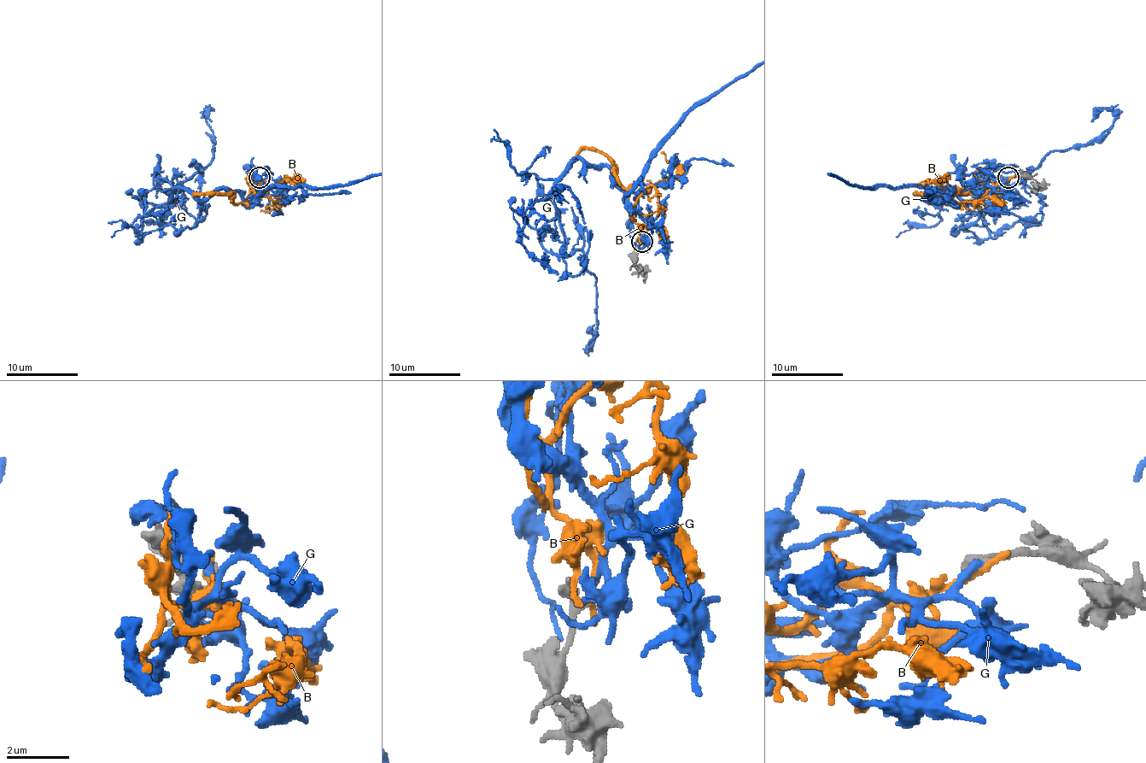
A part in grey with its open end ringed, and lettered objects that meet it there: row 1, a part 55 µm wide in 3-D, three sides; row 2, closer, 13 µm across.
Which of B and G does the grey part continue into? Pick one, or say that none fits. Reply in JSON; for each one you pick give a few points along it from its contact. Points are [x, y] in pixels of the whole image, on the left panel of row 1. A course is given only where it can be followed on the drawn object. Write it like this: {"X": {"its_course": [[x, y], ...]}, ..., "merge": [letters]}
{"merge": ["G"]}

